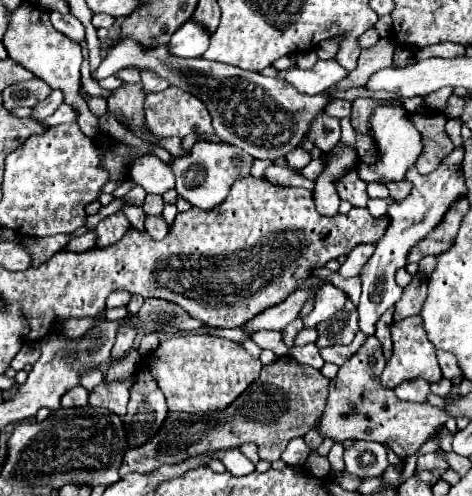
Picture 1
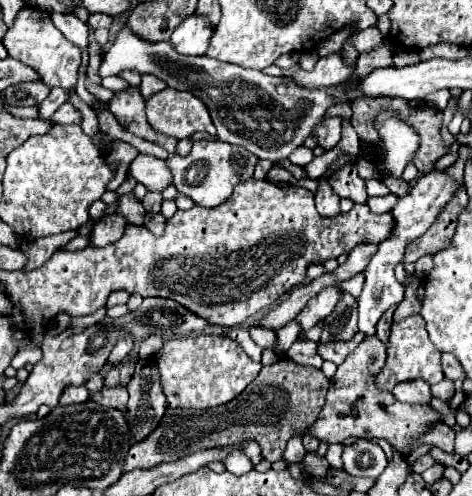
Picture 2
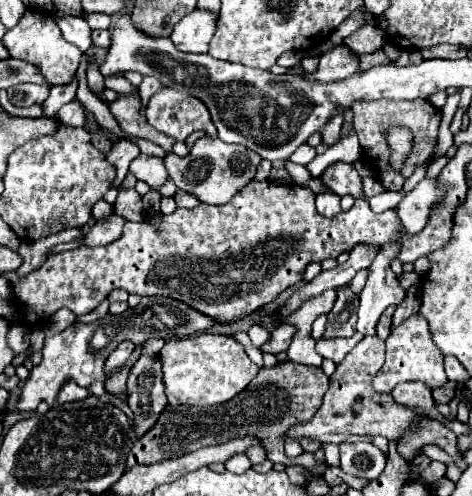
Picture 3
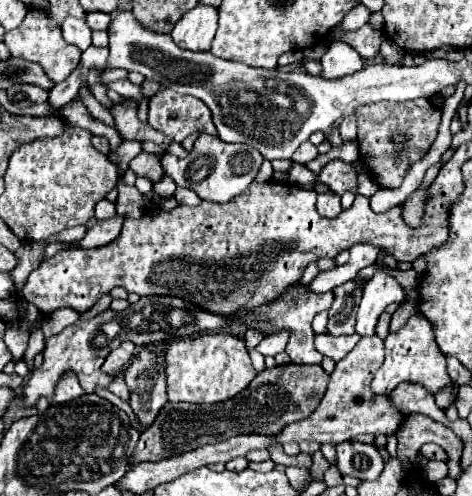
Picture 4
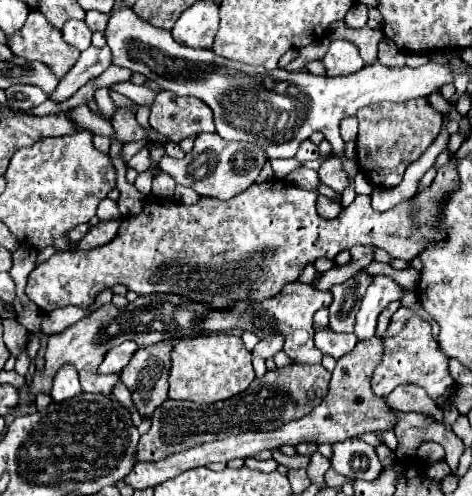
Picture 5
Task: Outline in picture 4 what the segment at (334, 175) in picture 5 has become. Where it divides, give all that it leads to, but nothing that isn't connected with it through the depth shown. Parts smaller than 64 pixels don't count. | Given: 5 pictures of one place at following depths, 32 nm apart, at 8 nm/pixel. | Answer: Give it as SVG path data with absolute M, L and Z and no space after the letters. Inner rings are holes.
M330 160L320 170L318 180L338 196L342 196L346 190L356 190L356 170L342 160Z

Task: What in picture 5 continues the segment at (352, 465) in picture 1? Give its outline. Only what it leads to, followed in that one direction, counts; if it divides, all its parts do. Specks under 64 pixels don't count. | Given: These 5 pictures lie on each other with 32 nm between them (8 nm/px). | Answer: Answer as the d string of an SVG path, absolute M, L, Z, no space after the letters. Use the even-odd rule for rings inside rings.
M360 438L332 444L332 468L346 478L376 480L382 472L382 464L374 452L374 446Z

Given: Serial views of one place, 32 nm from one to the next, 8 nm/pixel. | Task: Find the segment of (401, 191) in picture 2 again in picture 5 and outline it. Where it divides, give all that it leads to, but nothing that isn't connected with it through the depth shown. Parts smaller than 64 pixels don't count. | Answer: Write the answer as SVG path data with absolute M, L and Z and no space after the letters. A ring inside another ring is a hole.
M424 98L366 106L356 114L356 118L360 122L356 138L358 168L368 180L372 180L376 188L398 186L406 166L420 158L420 154L436 140L442 128L442 116Z

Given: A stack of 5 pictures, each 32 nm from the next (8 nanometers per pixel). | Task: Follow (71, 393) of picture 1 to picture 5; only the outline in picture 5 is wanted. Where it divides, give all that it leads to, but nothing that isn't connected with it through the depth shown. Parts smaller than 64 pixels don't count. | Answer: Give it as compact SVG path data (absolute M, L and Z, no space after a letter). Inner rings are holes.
M64 364L56 374L54 374L54 384L52 384L52 400L62 402L68 400L76 394L80 394L80 382L78 382L78 372L72 364Z

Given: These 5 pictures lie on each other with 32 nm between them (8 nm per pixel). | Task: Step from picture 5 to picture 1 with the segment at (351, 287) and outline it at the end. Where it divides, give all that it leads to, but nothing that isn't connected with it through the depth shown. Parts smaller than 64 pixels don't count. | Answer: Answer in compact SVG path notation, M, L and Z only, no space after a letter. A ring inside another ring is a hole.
M346 298L346 304L342 310L338 310L334 316L318 324L320 336L316 340L316 346L332 346L332 344L348 344L358 332L358 312L350 298Z

